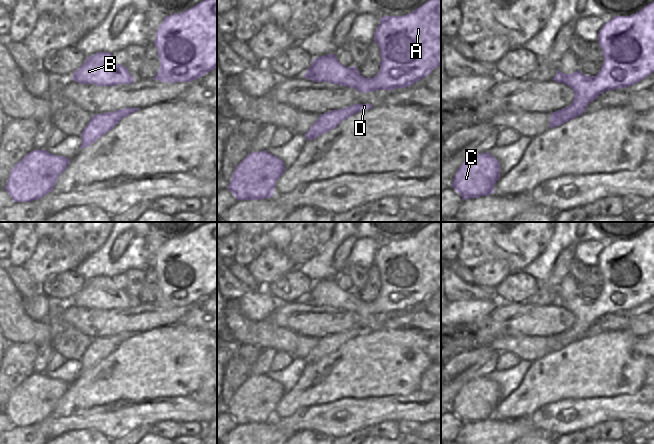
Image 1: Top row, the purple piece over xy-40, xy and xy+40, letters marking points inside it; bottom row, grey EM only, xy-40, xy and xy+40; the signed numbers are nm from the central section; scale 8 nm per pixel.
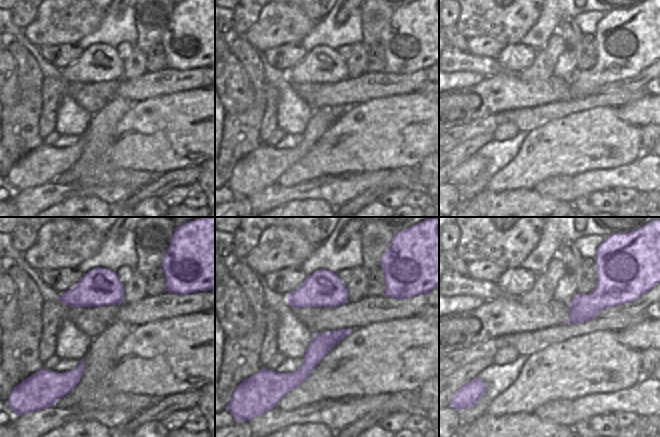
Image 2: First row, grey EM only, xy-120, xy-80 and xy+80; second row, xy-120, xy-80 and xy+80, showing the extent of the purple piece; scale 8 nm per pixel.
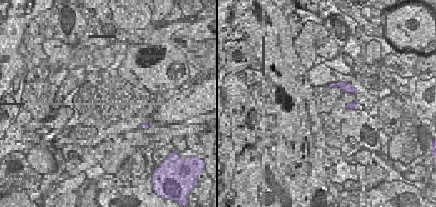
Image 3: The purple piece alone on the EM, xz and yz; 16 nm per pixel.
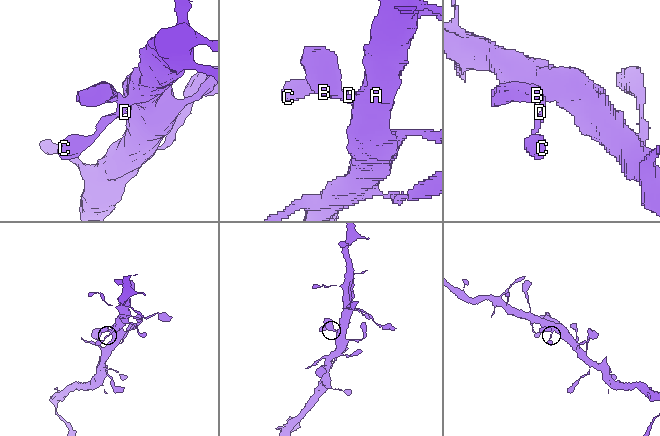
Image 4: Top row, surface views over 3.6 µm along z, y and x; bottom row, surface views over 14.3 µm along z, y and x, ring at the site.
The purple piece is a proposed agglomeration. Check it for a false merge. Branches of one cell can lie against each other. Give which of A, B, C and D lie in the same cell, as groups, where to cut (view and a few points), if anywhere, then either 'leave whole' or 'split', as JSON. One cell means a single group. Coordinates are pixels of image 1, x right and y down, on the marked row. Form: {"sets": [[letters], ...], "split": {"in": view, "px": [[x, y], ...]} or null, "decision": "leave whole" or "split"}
{"sets": [["A", "B", "C", "D"]], "split": null, "decision": "leave whole"}

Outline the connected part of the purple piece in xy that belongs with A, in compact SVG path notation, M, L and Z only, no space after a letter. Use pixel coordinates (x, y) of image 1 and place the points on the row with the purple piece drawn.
M428 0L409 14L383 16L379 21L374 42L380 49L381 61L380 69L373 78L361 76L354 66L343 66L333 54L314 58L303 78L347 86L361 93L395 90L412 86L441 64L441 0Z

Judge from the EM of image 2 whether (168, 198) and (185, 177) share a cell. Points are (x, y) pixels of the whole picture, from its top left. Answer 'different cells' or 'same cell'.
different cells

